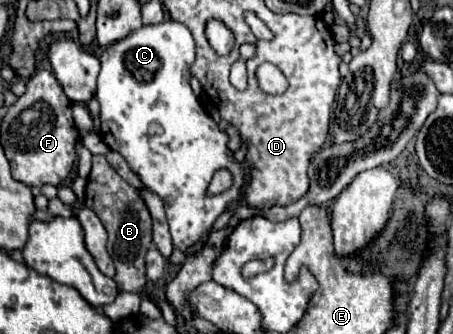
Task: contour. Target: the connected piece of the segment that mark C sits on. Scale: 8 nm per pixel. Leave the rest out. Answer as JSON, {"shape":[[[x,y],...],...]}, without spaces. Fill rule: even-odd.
{"shape":[[[166,19],[156,25],[142,25],[140,29],[134,29],[128,37],[108,45],[98,59],[102,65],[96,87],[102,119],[100,137],[112,151],[120,151],[126,157],[132,171],[138,173],[140,181],[150,191],[162,197],[174,247],[186,251],[210,229],[216,217],[224,213],[228,203],[238,201],[240,189],[244,185],[244,171],[242,165],[232,159],[232,151],[228,149],[228,135],[220,131],[218,123],[214,123],[210,115],[206,115],[190,89],[190,67],[196,59],[194,37],[184,23]],[[222,167],[232,173],[234,183],[224,193],[208,195],[208,183],[212,181],[212,175]]]}

